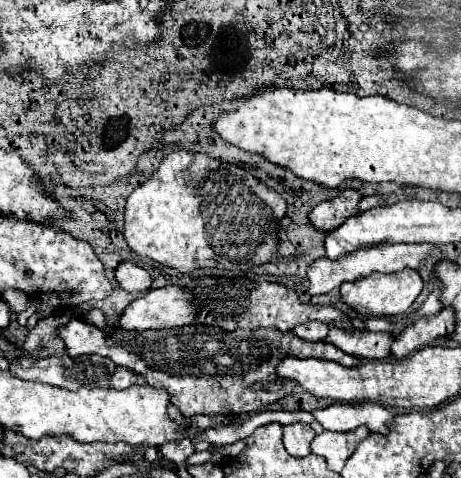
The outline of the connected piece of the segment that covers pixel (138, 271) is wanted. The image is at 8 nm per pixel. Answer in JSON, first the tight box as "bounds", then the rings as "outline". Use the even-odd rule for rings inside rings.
{"bounds":[114,262,152,292],"outline":[[[120,262],[114,270],[114,278],[126,292],[146,292],[152,284],[150,274],[132,262]]]}

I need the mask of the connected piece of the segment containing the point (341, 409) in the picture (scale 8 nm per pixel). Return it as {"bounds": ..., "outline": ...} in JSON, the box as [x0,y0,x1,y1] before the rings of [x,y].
{"bounds":[312,402,396,436],"outline":[[[376,402],[362,404],[334,404],[312,412],[314,418],[330,432],[350,432],[358,426],[368,426],[372,432],[386,436],[396,418],[396,410],[378,406]]]}

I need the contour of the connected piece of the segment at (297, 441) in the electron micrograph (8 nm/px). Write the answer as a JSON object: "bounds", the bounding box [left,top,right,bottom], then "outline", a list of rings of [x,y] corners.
{"bounds":[284,424,314,456],"outline":[[[288,424],[284,426],[284,446],[292,456],[308,456],[310,454],[310,442],[314,438],[314,430],[310,424]]]}

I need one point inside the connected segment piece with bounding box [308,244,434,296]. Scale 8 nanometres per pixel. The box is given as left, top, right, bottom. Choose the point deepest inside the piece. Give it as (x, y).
(325, 274)

